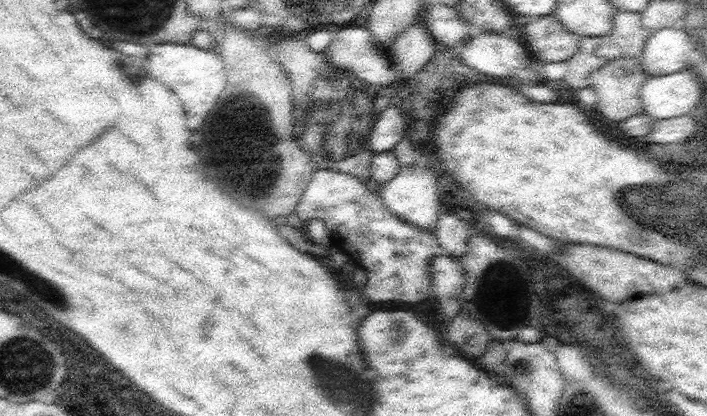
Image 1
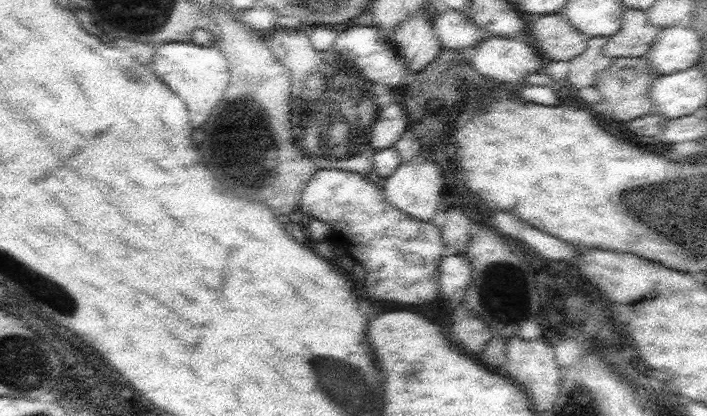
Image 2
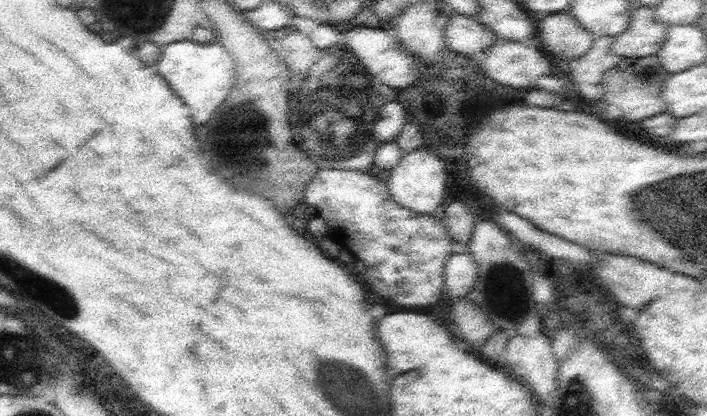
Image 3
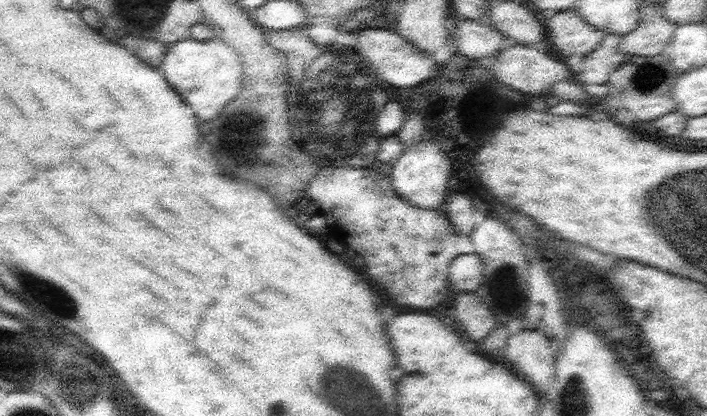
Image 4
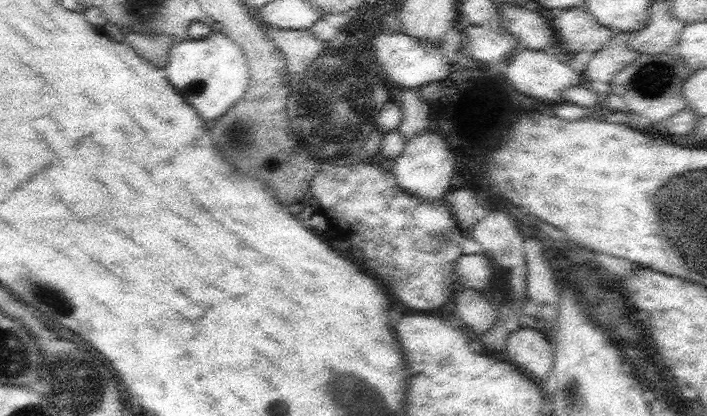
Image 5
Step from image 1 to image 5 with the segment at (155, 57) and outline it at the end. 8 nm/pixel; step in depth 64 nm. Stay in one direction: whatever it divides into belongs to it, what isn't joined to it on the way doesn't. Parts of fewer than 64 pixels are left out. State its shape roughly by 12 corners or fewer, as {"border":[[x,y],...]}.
{"border":[[213,24],[169,50],[167,78],[203,120],[249,88],[243,50]]}

